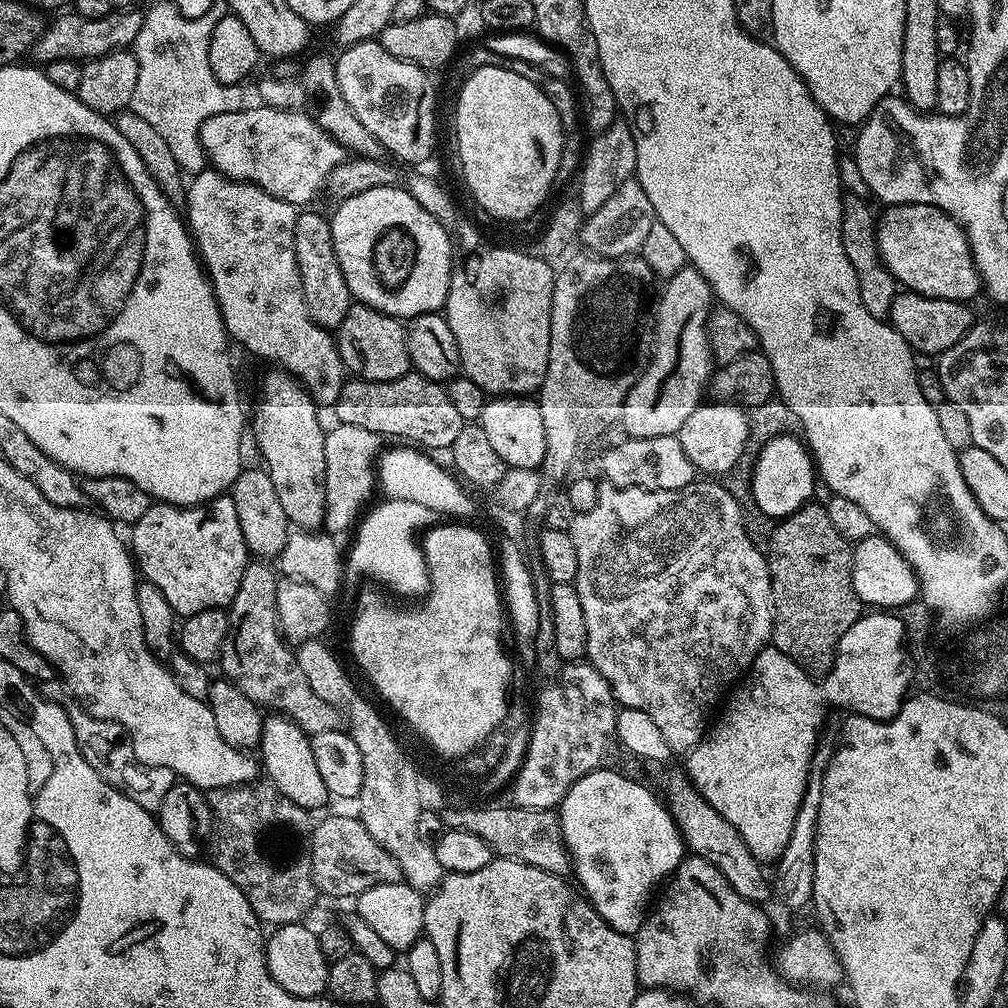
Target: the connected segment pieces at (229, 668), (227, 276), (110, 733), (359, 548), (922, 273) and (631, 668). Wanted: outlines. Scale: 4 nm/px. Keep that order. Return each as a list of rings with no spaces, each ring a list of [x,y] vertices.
[[[252,562],[245,568],[242,574],[242,582],[238,586],[238,594],[233,598],[230,605],[230,616],[234,624],[234,631],[224,641],[223,648],[220,650],[218,665],[222,671],[223,679],[230,681],[250,702],[254,702],[262,710],[267,710],[272,714],[285,716],[288,720],[293,720],[309,737],[317,736],[323,732],[334,732],[341,727],[342,717],[330,702],[322,702],[318,694],[314,694],[314,689],[310,682],[306,682],[306,674],[296,661],[296,653],[286,643],[278,622],[278,610],[276,609],[276,582],[278,572],[271,563]]]
[[[205,167],[203,172],[197,172],[187,181],[186,184],[186,209],[188,208],[188,216],[186,212],[186,224],[190,229],[190,235],[194,241],[194,247],[202,261],[203,267],[206,269],[206,275],[212,285],[212,290],[216,294],[216,302],[220,306],[220,317],[224,320],[224,329],[227,330],[229,337],[233,341],[236,340],[248,352],[253,352],[256,356],[261,356],[264,360],[269,360],[269,365],[275,366],[277,369],[288,373],[294,380],[299,380],[301,388],[316,401],[317,405],[328,406],[335,405],[336,400],[340,397],[341,390],[344,389],[346,383],[346,369],[340,352],[336,349],[336,342],[333,333],[329,329],[318,326],[310,314],[306,310],[306,302],[302,294],[302,282],[298,274],[298,264],[296,255],[294,254],[294,222],[298,215],[297,205],[290,202],[282,202],[282,198],[274,198],[270,194],[266,194],[266,190],[262,190],[258,186],[249,184],[242,180],[232,180],[228,176],[217,172],[215,168]]]
[[[59,679],[43,681],[42,692],[55,704],[66,705],[70,726],[74,730],[74,738],[78,742],[78,750],[82,754],[82,758],[86,758],[86,762],[90,762],[90,766],[95,772],[111,788],[117,788],[119,792],[126,794],[134,802],[138,802],[138,806],[142,806],[147,812],[155,813],[169,790],[178,783],[177,776],[165,768],[147,768],[145,764],[138,763],[134,754],[134,746],[124,728],[118,726],[118,722],[100,720],[96,716],[91,716],[79,700],[70,699],[69,693]]]
[[[384,498],[381,501],[361,517],[355,529],[350,564],[356,573],[380,582],[381,587],[388,586],[400,596],[423,597],[431,584],[428,563],[425,562],[418,535],[427,527],[427,515],[418,512],[418,508],[406,500]]]
[[[894,204],[883,210],[884,216],[882,212],[876,225],[878,250],[882,262],[890,270],[890,274],[894,274],[897,285],[909,292],[936,299],[972,302],[979,292],[981,295],[982,281],[972,257],[972,248],[968,245],[968,234],[954,217],[938,210],[938,206],[929,204]]]
[[[693,482],[684,488],[665,492],[616,488],[610,483],[601,483],[598,503],[604,516],[612,512],[612,544],[584,544],[584,576],[596,576],[596,580],[580,580],[580,587],[577,588],[578,599],[582,602],[582,614],[586,618],[587,663],[591,664],[594,670],[598,670],[602,678],[606,678],[616,696],[617,705],[645,712],[654,722],[654,726],[658,726],[669,749],[673,753],[681,754],[687,753],[704,739],[709,731],[710,721],[717,711],[716,703],[719,702],[720,695],[724,691],[727,693],[747,673],[756,655],[772,638],[772,579],[768,569],[768,557],[761,549],[759,552],[755,542],[748,537],[739,502],[720,485],[720,482],[704,483],[708,484]]]

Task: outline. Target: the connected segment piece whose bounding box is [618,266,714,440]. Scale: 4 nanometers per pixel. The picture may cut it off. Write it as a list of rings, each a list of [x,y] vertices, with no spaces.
[[[685,266],[678,270],[678,274],[667,277],[665,284],[668,285],[664,288],[664,297],[661,300],[659,297],[656,310],[656,343],[652,350],[652,359],[630,390],[618,421],[619,427],[624,427],[623,435],[634,440],[676,436],[682,422],[686,422],[686,418],[690,418],[690,414],[694,414],[694,410],[705,399],[714,371],[712,344],[708,341],[708,322],[714,311],[712,287],[708,285],[706,278],[702,278],[700,271],[691,266]]]

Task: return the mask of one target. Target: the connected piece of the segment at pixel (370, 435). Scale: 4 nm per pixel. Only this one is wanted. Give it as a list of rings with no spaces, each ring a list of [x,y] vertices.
[[[336,424],[324,435],[323,453],[326,461],[325,533],[338,542],[355,527],[376,490],[376,461],[384,446],[383,437],[374,431],[349,424]]]

